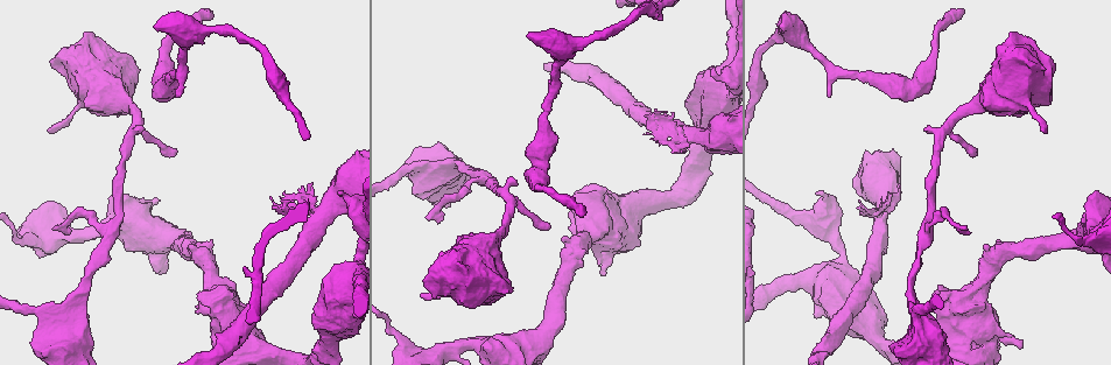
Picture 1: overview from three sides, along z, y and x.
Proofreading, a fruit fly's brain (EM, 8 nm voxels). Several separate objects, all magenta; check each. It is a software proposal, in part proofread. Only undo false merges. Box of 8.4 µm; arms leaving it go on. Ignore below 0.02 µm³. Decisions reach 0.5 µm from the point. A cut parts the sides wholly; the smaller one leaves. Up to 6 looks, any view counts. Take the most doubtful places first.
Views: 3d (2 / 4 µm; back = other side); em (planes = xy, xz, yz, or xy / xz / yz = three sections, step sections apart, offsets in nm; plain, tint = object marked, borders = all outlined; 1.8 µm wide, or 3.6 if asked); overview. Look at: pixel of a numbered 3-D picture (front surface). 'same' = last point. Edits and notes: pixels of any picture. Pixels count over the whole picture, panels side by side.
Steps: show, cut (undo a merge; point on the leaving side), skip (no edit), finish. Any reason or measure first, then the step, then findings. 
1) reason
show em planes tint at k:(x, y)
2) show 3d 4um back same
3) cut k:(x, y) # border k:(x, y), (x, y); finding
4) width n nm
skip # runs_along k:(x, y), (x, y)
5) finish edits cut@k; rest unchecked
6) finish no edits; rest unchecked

thick turns thin
show 3d 4um at 1:(439, 171)

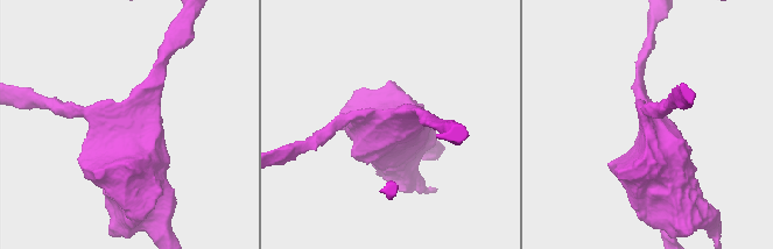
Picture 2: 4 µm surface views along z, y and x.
shape alone is not enough
show em 3.6um planes tint at 2:(130, 130)

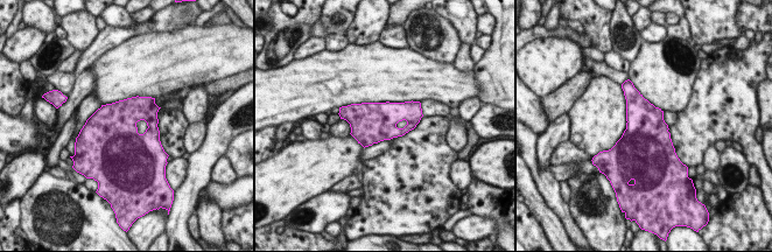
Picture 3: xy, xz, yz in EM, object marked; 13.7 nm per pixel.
skip # continuous, no second neuron

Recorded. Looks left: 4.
a fork
show em yz step 16 tint at 1:(110, 234)

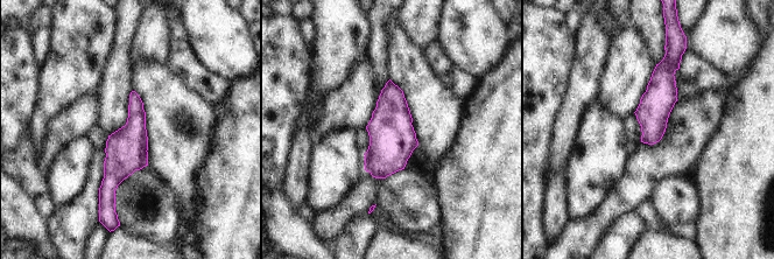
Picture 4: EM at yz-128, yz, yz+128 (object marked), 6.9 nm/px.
cut it another way
show em planes tint same

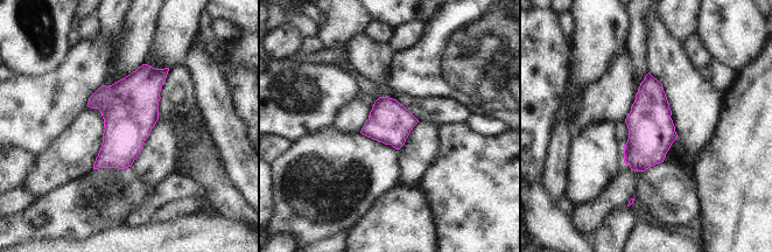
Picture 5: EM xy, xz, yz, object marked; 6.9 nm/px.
width 300 nm
skip # one neuron here

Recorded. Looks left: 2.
sharp bend
show em 3.6um yz step 4 tint at 1:(252, 345)

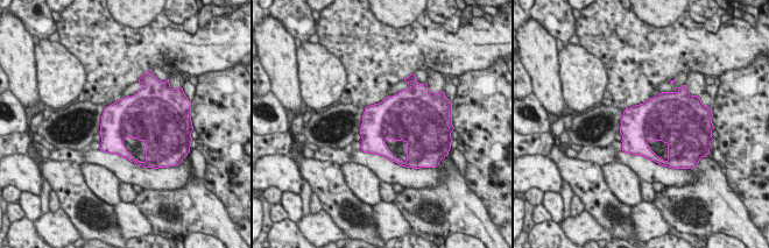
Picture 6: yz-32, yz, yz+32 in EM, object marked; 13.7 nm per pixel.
cut it another way
show em 3.6um planes borders same

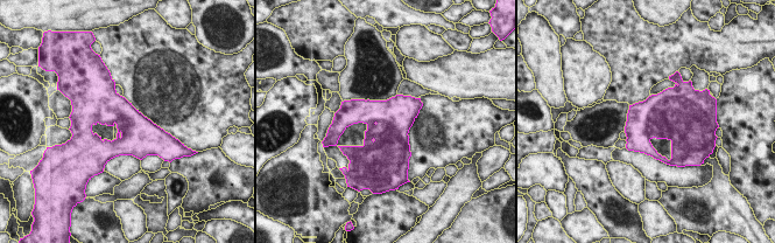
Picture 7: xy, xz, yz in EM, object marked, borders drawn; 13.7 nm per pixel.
skip # one neuron here

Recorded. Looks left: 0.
finish no edits; rest unchecked

